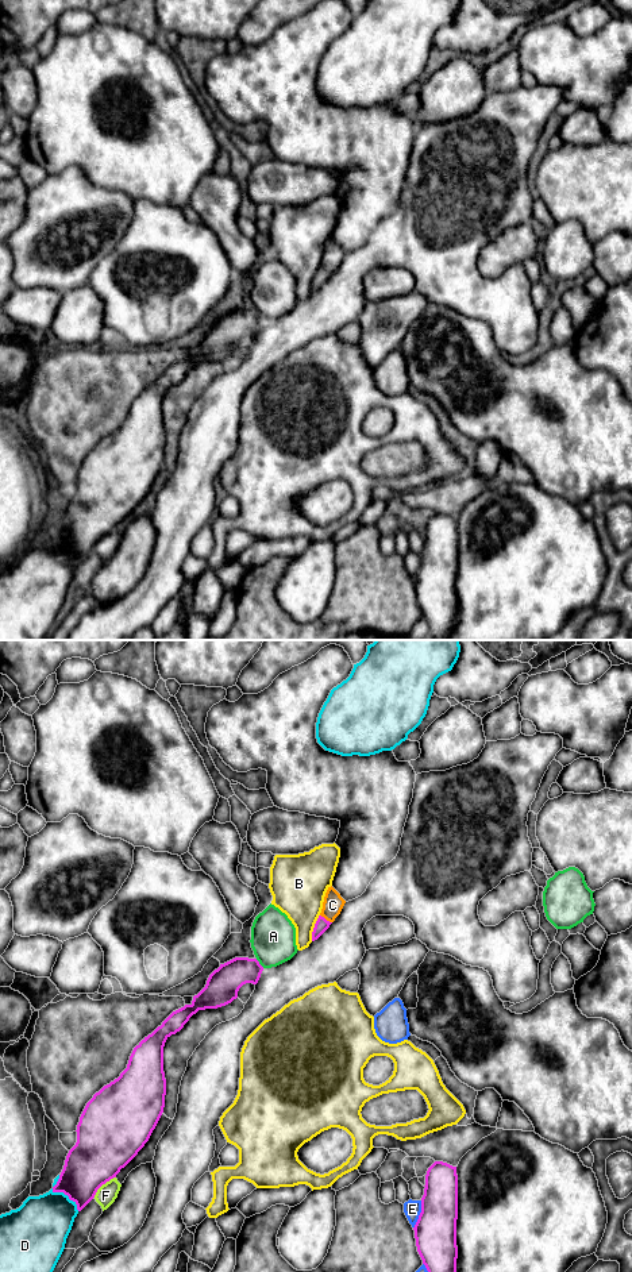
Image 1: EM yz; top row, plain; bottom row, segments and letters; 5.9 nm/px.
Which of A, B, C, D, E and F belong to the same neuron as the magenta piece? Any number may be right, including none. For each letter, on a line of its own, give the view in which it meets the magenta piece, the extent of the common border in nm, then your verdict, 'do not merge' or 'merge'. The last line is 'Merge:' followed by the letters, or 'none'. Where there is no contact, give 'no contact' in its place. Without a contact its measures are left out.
A: contact in yz; length 80 nm; do not merge
B: contact in yz; length 170 nm; do not merge
C: contact in yz; length 90 nm; merge
D: contact in yz; length 240 nm; do not merge
E: contact in yz; length 180 nm; do not merge
F: contact in yz; length 180 nm; do not merge
Merge: C

